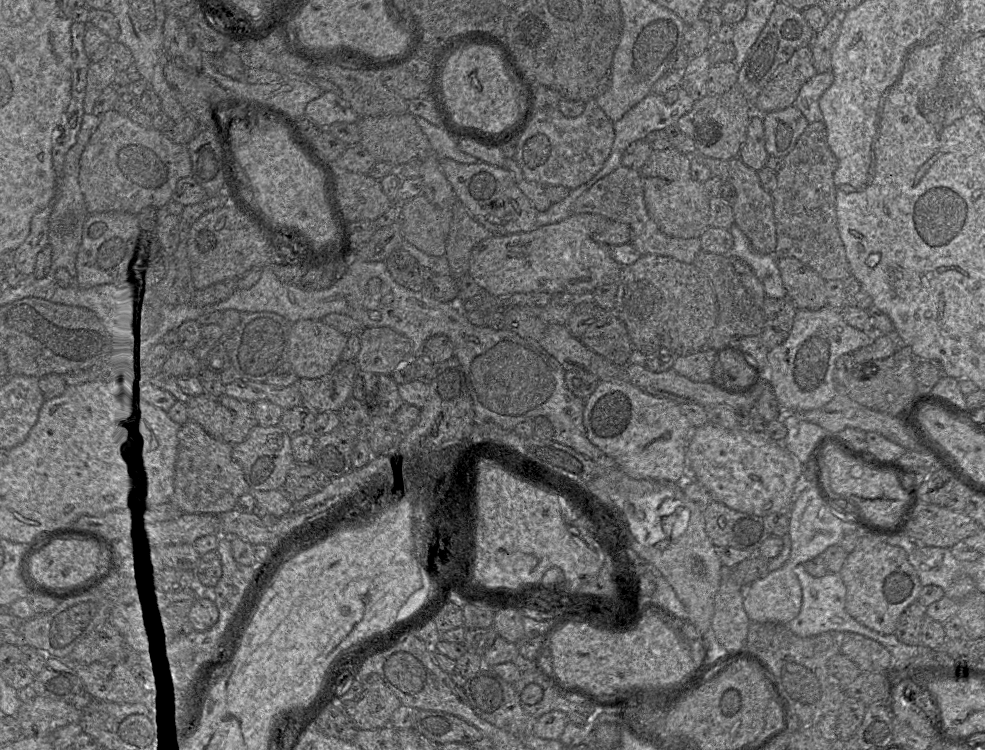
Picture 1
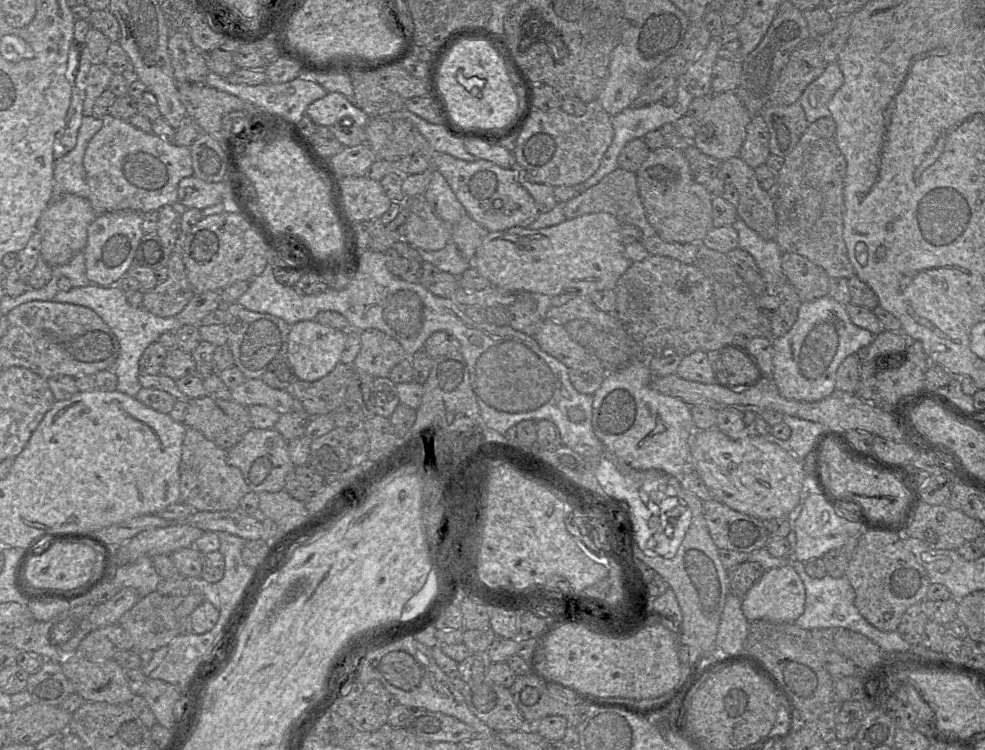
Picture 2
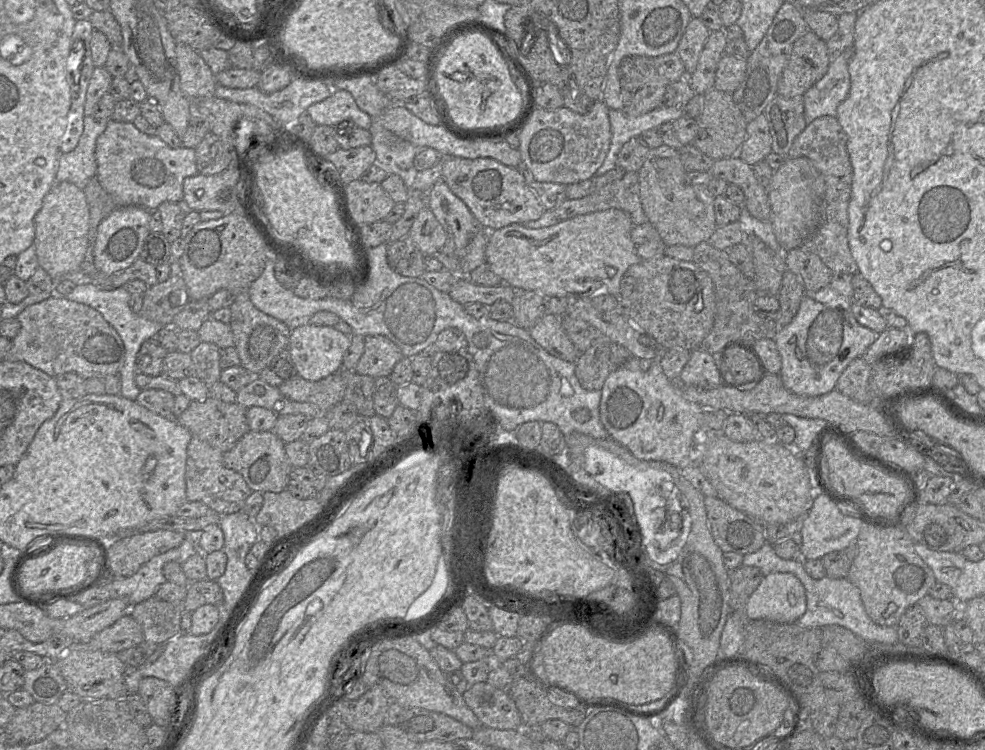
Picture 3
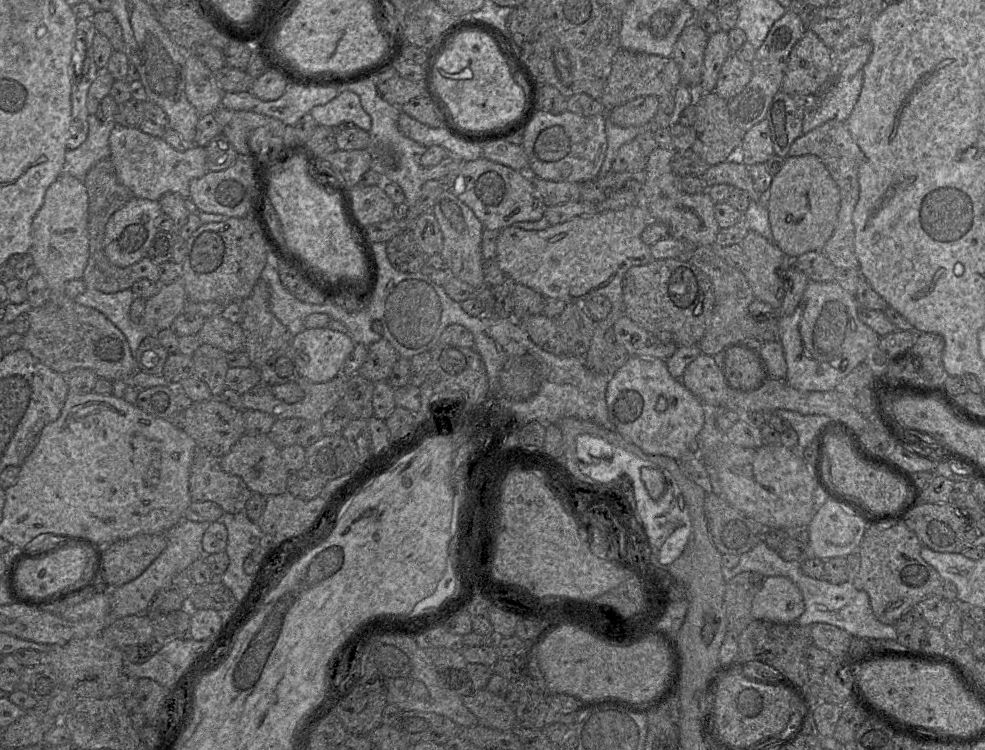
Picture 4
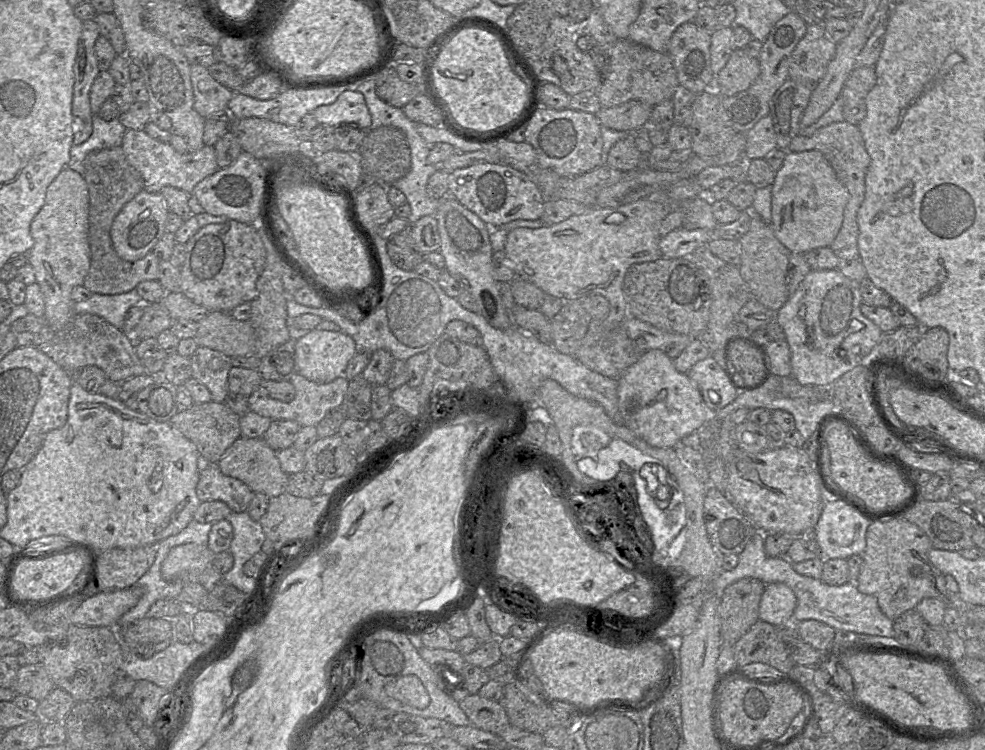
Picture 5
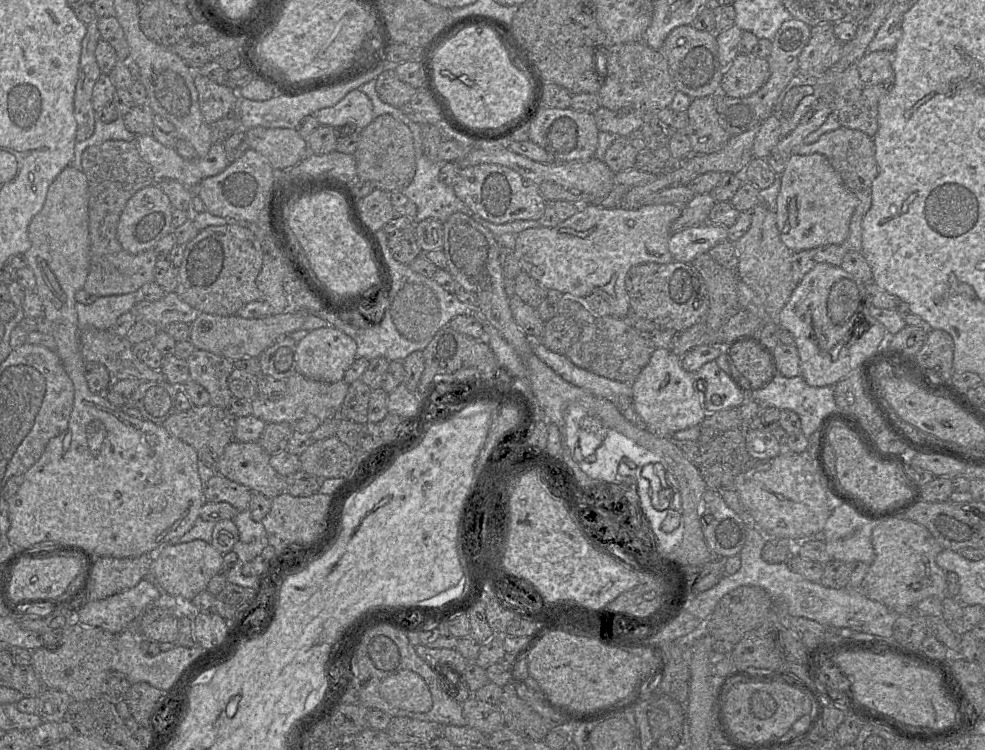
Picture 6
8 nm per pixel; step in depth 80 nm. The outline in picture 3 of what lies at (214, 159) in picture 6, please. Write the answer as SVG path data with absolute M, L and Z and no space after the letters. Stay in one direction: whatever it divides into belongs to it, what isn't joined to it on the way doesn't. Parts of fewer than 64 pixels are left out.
M109 119L95 147L96 177L117 206L135 205L156 210L163 202L183 200L184 179L198 174L195 149L172 148L156 135L147 135L133 123Z

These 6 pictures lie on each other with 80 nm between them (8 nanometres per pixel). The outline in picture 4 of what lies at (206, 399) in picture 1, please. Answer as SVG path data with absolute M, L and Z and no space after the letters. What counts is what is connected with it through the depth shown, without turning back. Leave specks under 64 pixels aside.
M215 397L192 402L184 411L177 412L172 417L172 423L184 430L195 441L198 448L205 449L218 458L227 454L245 433L243 410L231 407Z

